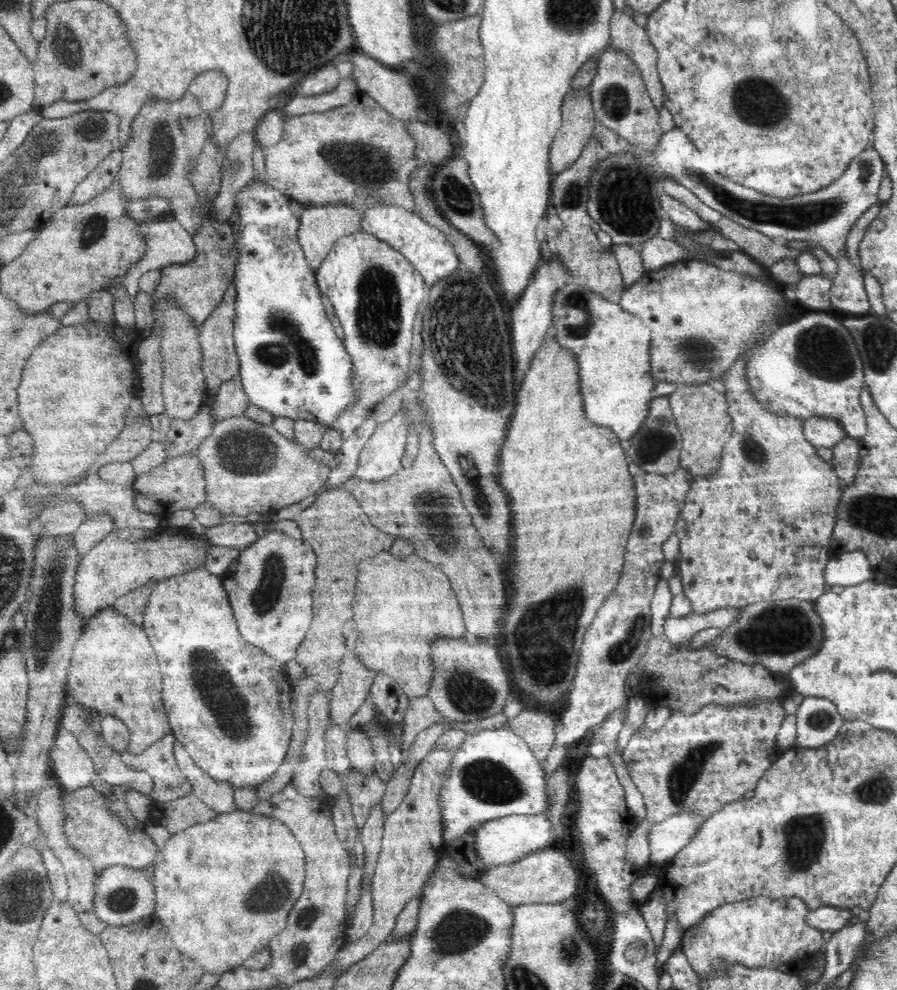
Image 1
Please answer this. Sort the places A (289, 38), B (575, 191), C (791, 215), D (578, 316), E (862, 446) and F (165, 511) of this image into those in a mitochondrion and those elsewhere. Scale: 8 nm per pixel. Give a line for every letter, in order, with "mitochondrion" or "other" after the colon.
A: mitochondrion
B: mitochondrion
C: mitochondrion
D: mitochondrion
E: other
F: other

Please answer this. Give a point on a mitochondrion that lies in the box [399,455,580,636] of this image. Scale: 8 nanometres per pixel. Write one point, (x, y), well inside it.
(433, 508)

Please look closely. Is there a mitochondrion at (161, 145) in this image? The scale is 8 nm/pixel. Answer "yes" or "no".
yes

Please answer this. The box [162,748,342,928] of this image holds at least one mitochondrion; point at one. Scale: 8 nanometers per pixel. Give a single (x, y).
(273, 890)

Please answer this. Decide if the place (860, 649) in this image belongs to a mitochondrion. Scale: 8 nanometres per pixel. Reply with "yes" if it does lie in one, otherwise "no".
no

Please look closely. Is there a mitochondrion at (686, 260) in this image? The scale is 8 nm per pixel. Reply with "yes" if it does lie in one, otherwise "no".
no

